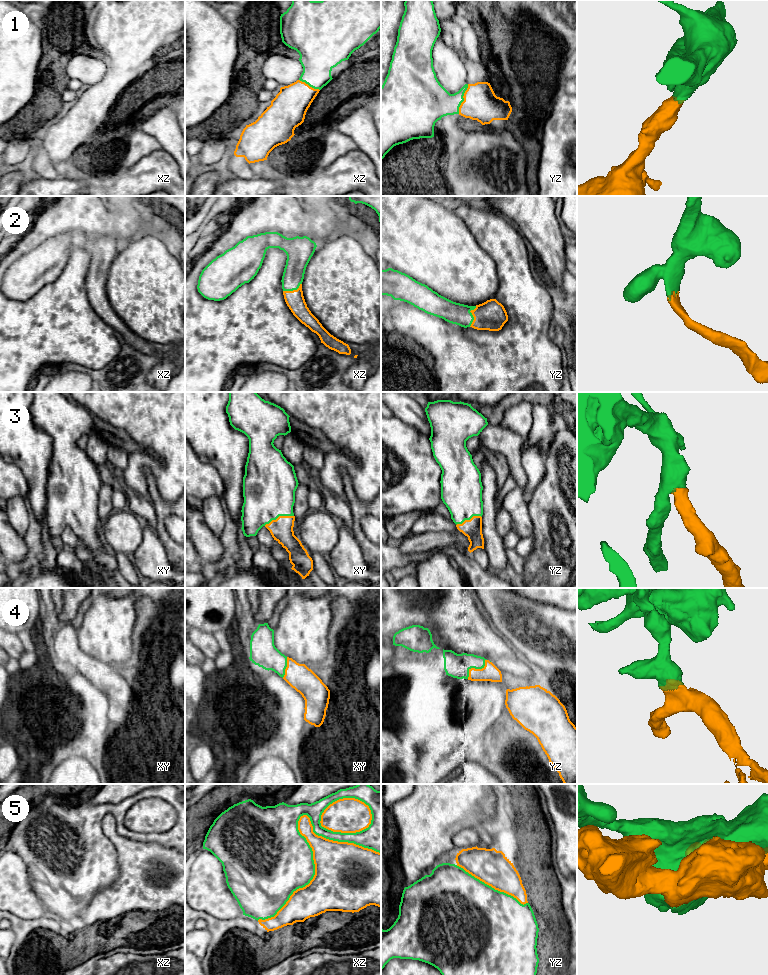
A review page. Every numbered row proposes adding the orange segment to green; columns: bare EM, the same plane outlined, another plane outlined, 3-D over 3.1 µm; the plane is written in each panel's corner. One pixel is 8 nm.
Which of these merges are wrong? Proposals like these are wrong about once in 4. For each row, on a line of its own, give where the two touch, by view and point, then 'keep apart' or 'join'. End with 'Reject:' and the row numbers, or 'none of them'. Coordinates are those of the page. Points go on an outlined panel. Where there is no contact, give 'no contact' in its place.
1: meets green in yz at (463, 99); join
2: meets green in yz at (472, 316); join
3: meets green in xy at (278, 516); join
4: meets green in yz at (475, 668); join
5: meets green in xz at (299, 833); keep apart
Reject: 5

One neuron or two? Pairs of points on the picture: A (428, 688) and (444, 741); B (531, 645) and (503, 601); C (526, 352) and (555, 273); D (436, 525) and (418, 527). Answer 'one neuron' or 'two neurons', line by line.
A: one neuron
B: one neuron
C: two neurons
D: one neuron

